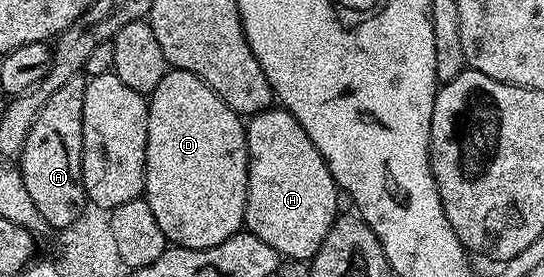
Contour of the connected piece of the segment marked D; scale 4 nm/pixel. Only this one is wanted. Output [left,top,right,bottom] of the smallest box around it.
[143,68,247,250]

